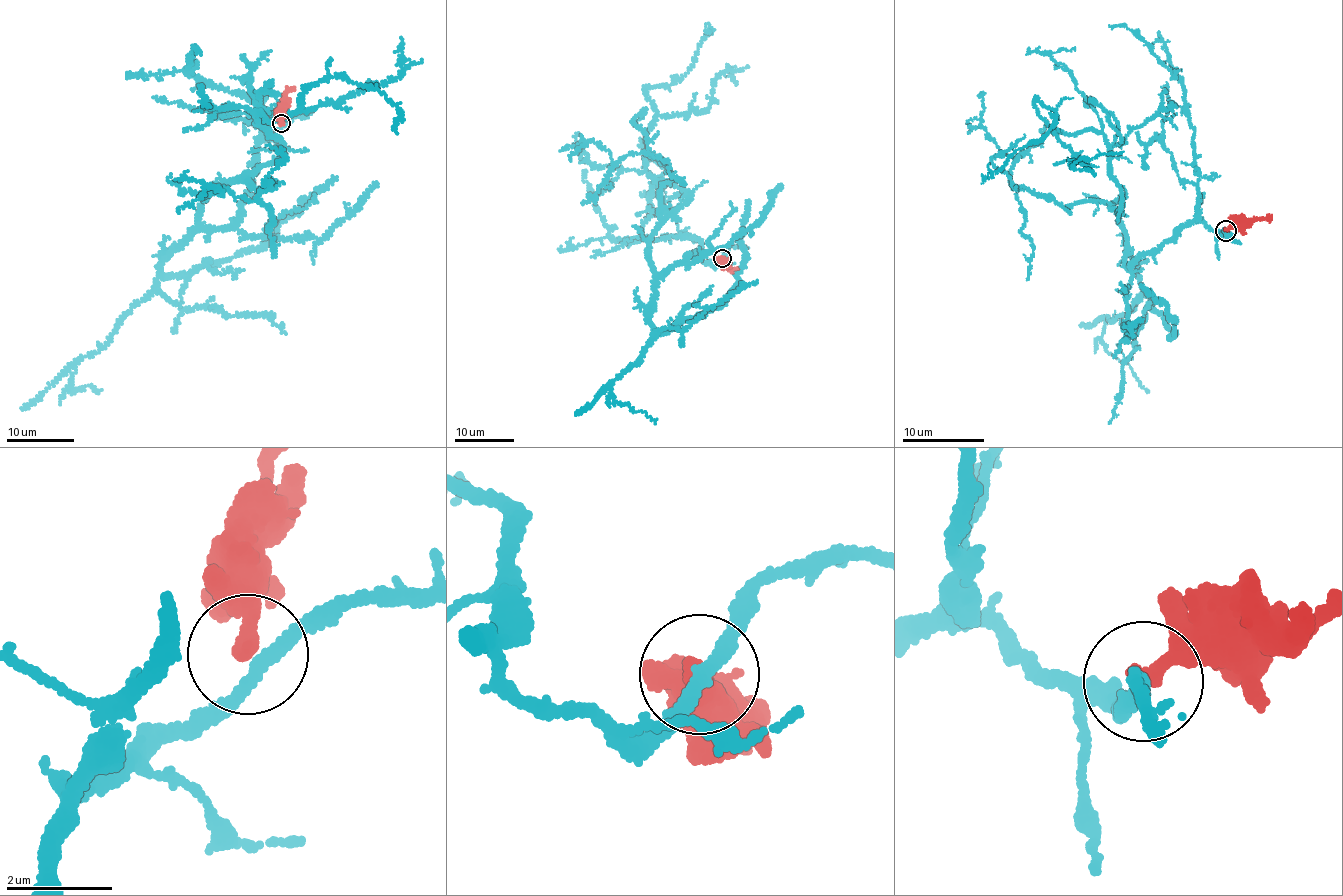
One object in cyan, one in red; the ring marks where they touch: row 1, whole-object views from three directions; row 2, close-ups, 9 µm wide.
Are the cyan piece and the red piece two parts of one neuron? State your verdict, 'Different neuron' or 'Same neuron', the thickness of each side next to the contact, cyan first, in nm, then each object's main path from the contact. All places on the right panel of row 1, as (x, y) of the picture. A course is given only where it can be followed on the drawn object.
Different neuron. Thickness 240 nm (cyan) against 320 nm. Course of cyan: (1227, 231), (1200, 222), (1181, 229), (1129, 267), (1101, 133), (1050, 130), (1039, 100), (1058, 115), (981, 183). Course of red: (1226, 230), (1267, 218), (1270, 220)

